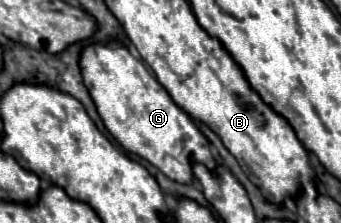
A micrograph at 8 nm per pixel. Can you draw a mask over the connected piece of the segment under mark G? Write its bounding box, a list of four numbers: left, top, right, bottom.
[80,41,216,183]

